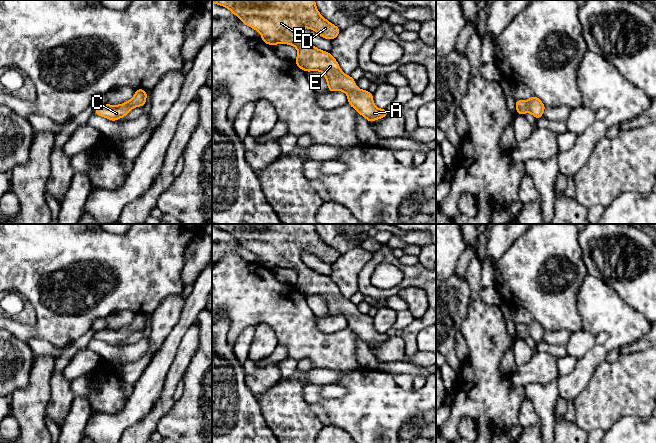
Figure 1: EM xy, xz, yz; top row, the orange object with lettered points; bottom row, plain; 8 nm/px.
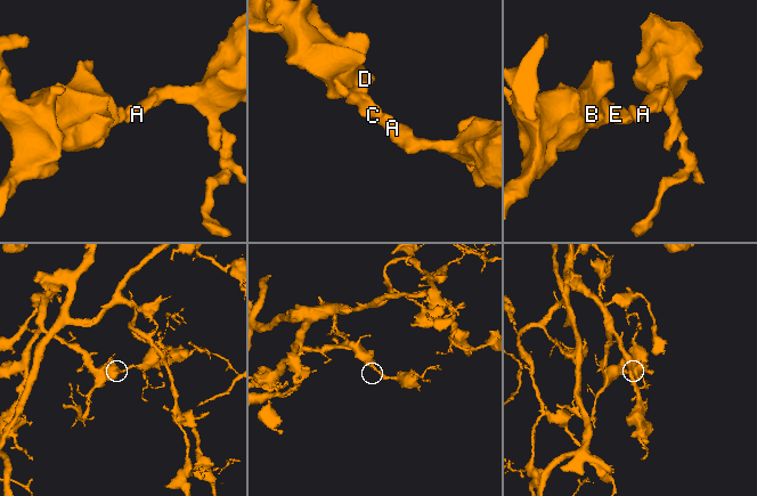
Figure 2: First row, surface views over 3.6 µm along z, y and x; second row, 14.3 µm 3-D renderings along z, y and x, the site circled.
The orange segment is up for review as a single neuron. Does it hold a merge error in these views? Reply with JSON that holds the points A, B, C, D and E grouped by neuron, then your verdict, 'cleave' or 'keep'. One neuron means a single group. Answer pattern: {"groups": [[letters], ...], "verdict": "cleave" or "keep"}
{"groups": [["A", "B", "C", "D", "E"]], "verdict": "keep"}

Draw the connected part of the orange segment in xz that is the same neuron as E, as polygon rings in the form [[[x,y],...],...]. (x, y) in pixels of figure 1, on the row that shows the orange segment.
[[[212,0],[235,14],[243,24],[255,29],[262,35],[261,41],[268,45],[288,44],[295,46],[298,55],[294,63],[303,71],[321,71],[327,81],[328,92],[344,91],[348,97],[348,104],[357,113],[372,123],[374,120],[386,117],[387,109],[378,109],[373,102],[373,94],[368,90],[356,87],[356,81],[341,71],[340,65],[330,52],[322,51],[308,43],[302,36],[303,27],[314,30],[321,37],[333,40],[341,32],[340,28],[326,20],[317,10],[315,0]]]

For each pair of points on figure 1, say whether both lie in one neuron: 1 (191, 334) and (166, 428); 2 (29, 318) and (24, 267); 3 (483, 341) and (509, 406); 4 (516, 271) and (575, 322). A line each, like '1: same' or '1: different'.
1: different
2: different
3: same
4: same

